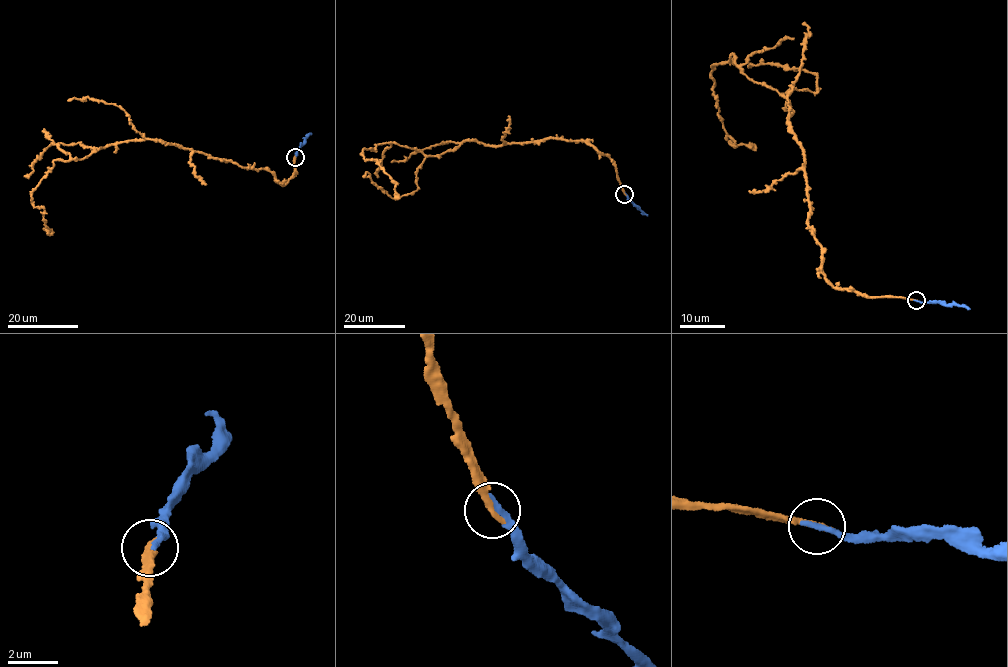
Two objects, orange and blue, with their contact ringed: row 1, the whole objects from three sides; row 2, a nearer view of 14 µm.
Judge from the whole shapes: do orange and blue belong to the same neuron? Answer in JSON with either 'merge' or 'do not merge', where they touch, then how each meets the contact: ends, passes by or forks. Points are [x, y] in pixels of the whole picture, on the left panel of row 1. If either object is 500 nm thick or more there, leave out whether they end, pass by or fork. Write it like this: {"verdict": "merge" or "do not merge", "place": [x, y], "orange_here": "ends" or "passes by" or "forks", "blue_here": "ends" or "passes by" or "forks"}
{"verdict": "merge", "place": [295, 157], "orange_here": "ends", "blue_here": "ends"}

